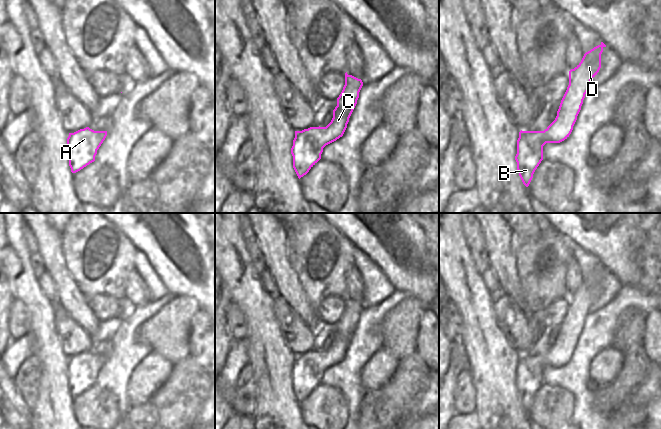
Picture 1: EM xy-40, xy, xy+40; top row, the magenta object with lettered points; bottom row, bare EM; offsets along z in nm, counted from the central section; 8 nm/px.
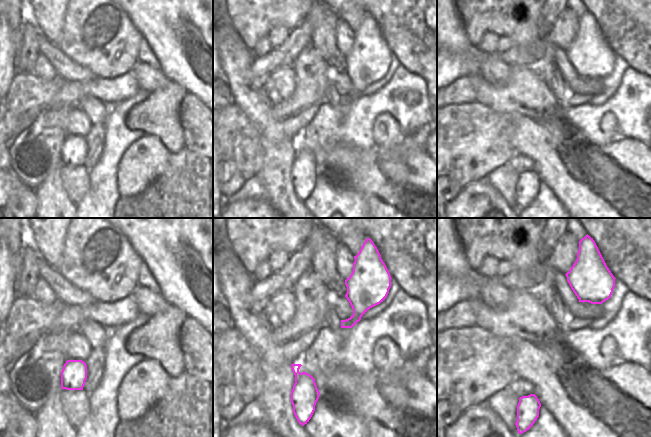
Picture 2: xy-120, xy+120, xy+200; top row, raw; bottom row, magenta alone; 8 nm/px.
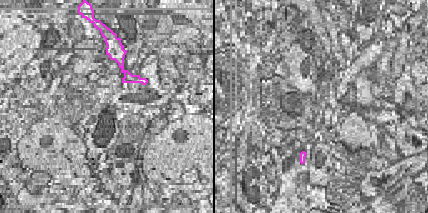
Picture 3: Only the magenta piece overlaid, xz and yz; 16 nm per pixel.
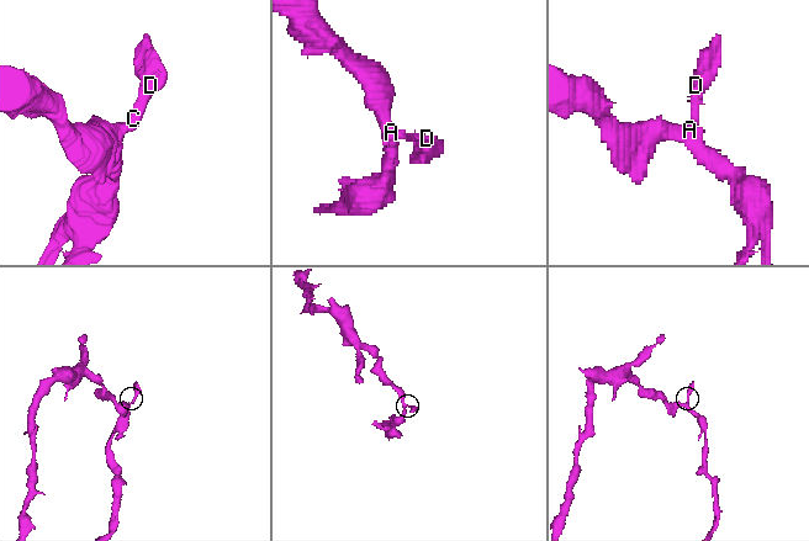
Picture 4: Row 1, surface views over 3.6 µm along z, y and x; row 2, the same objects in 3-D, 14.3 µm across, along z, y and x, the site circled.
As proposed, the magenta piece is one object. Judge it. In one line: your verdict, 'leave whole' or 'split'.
leave whole

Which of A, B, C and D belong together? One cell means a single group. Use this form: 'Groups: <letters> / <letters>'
Groups: A B C D

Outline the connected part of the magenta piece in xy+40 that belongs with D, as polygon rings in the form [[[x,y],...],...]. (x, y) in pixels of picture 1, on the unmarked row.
[[[606,269],[586,276],[581,286],[569,295],[569,309],[561,324],[555,344],[544,355],[520,355],[517,364],[517,394],[523,408],[528,411],[535,394],[543,384],[546,367],[560,367],[573,354],[591,304],[601,292],[601,278]]]

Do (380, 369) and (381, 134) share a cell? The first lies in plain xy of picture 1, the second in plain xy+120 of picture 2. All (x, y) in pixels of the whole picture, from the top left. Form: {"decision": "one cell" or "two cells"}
{"decision": "one cell"}

